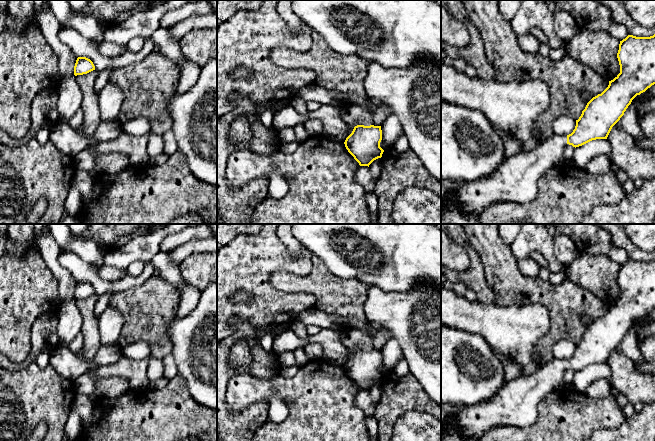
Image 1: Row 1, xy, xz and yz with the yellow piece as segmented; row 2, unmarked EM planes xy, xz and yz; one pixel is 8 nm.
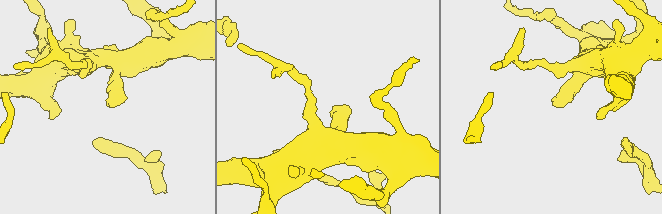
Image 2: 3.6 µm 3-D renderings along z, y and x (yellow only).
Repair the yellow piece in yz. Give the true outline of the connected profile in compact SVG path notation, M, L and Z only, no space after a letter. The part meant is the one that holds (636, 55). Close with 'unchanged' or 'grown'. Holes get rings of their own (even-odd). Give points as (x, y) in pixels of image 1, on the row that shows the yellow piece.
M655 34L650 37L628 35L620 41L617 58L620 73L608 87L593 97L576 120L573 132L567 136L551 134L549 138L537 142L534 148L505 158L502 165L489 177L475 182L441 181L441 205L455 202L466 214L478 216L490 205L498 202L526 204L539 193L539 179L549 169L564 162L563 150L567 144L582 146L592 140L607 139L612 127L624 115L632 100L655 84Z | grown

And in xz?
M347 104L340 108L341 119L353 125L352 133L344 144L348 152L360 166L368 166L381 158L384 150L380 147L382 140L381 126L372 124L372 111L360 105Z | grown

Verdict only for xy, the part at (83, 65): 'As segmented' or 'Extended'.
As segmented

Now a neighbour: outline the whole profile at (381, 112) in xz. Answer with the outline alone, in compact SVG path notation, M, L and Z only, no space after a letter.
M377 103L372 111L372 125L381 126L383 122L392 114L391 109L384 103Z

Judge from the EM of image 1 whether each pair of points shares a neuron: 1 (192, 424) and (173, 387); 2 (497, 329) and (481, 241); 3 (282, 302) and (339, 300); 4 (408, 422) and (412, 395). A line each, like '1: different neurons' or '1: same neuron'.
1: same neuron
2: different neurons
3: different neurons
4: different neurons

